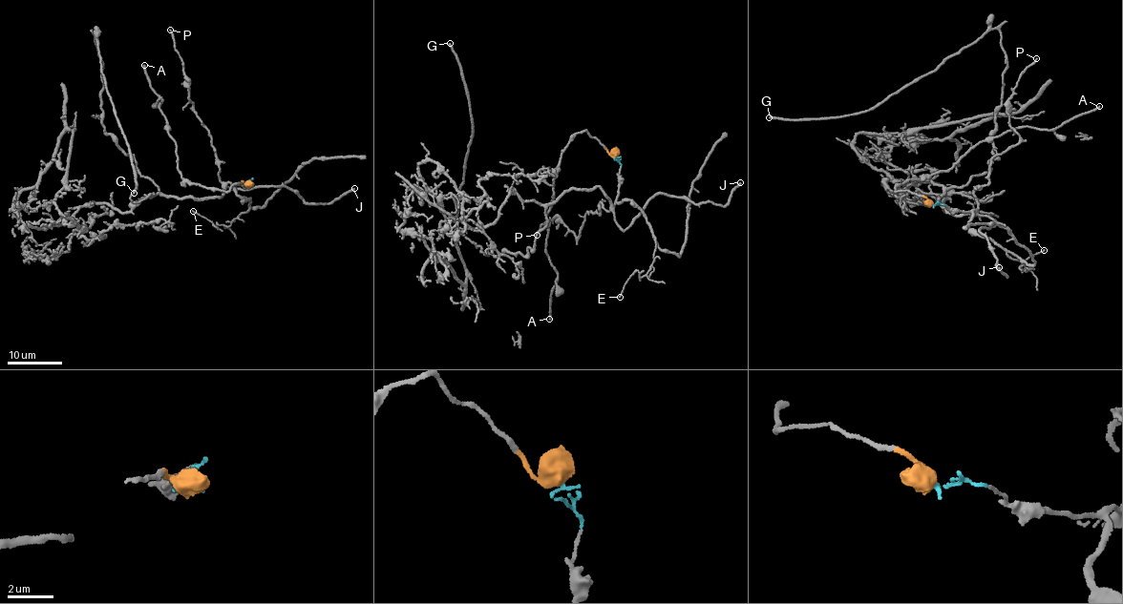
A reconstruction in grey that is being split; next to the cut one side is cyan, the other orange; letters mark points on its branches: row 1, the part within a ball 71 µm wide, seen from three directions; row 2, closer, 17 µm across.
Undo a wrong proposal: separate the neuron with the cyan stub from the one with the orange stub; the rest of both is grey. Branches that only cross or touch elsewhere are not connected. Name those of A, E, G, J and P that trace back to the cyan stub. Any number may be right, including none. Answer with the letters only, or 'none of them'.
E, G, J, P

